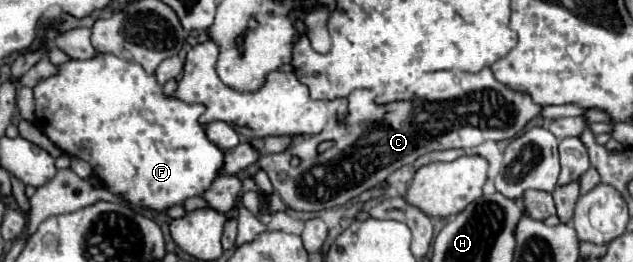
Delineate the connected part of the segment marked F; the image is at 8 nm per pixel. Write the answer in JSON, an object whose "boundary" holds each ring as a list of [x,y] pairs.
{"boundary":[[[97,53],[93,59],[89,61],[77,61],[77,59],[71,59],[63,65],[59,65],[59,71],[57,75],[49,77],[49,79],[43,79],[35,85],[35,125],[55,143],[59,145],[69,157],[79,157],[87,163],[91,163],[91,167],[95,169],[95,173],[103,179],[105,183],[105,189],[113,191],[113,193],[119,193],[125,201],[129,201],[131,205],[139,205],[139,207],[147,207],[147,209],[157,209],[157,211],[163,211],[171,205],[181,205],[187,197],[193,197],[193,195],[201,195],[211,183],[213,179],[217,177],[217,171],[219,171],[219,165],[223,163],[223,151],[219,147],[215,147],[207,137],[205,137],[205,131],[203,131],[203,125],[197,121],[199,115],[205,111],[203,105],[187,105],[179,99],[175,99],[173,95],[171,97],[165,97],[163,95],[163,87],[155,81],[155,75],[147,75],[145,69],[137,63],[131,63],[131,61],[125,61],[125,59],[119,59],[115,55],[107,55],[107,53]]]}

